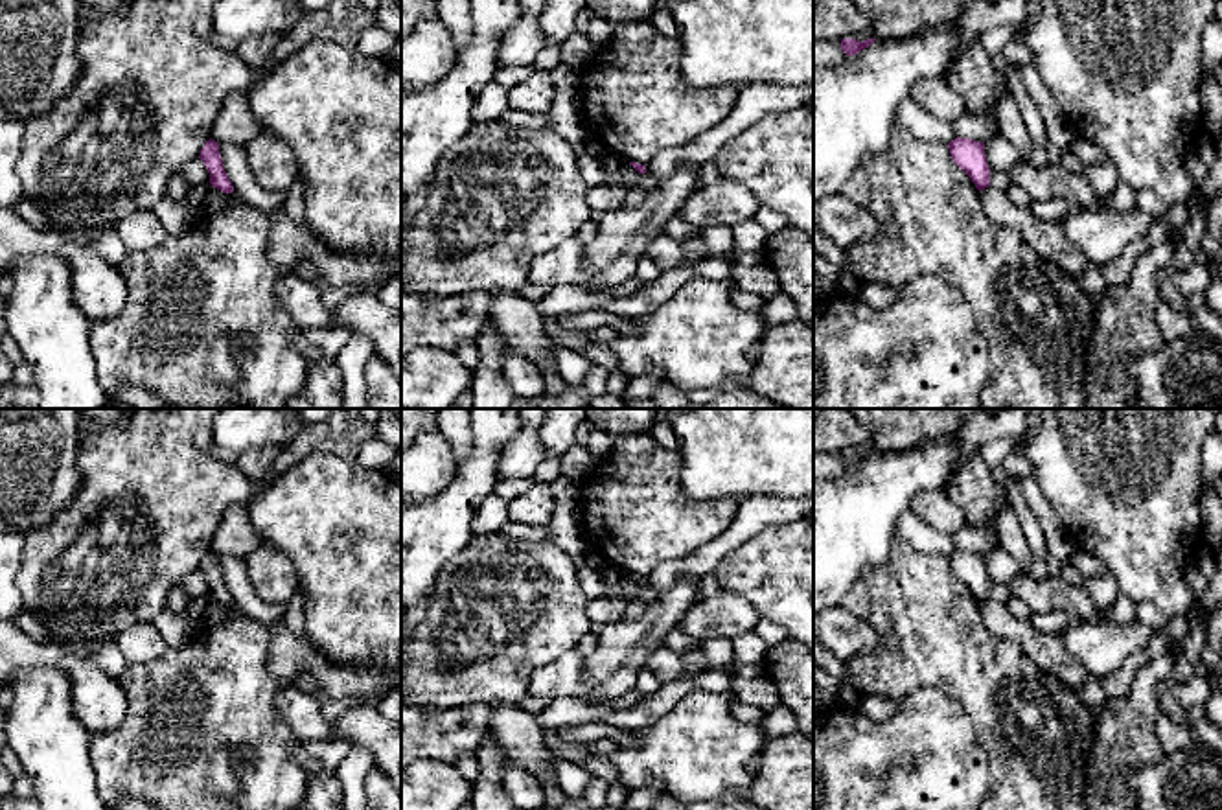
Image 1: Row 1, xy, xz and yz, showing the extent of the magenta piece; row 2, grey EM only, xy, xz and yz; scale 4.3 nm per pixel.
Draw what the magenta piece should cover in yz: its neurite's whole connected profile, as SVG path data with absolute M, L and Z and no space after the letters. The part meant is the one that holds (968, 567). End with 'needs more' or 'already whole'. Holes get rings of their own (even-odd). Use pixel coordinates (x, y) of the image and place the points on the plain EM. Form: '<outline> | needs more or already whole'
M955 550L948 556L953 574L972 591L981 604L990 598L990 580L985 556L970 550Z | already whole

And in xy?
M210 550L201 561L199 571L204 574L210 585L210 596L221 602L223 606L232 606L234 598L225 584L219 556Z | already whole

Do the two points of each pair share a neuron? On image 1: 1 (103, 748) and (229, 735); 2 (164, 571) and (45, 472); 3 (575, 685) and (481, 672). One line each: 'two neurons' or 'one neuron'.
1: one neuron
2: two neurons
3: two neurons

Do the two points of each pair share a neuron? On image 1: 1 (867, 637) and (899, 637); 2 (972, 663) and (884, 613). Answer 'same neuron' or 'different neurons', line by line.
1: different neurons
2: same neuron

